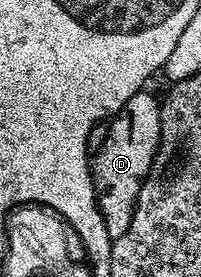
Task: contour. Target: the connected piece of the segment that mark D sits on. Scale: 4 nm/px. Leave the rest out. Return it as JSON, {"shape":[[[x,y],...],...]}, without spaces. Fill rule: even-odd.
{"shape":[[[145,89],[134,93],[124,108],[112,116],[108,123],[106,145],[102,145],[102,149],[98,149],[98,153],[90,159],[98,209],[102,213],[102,221],[106,221],[106,233],[110,233],[112,240],[122,237],[122,233],[130,229],[138,193],[151,175],[152,162],[158,153],[161,100],[155,99],[150,91]]]}

